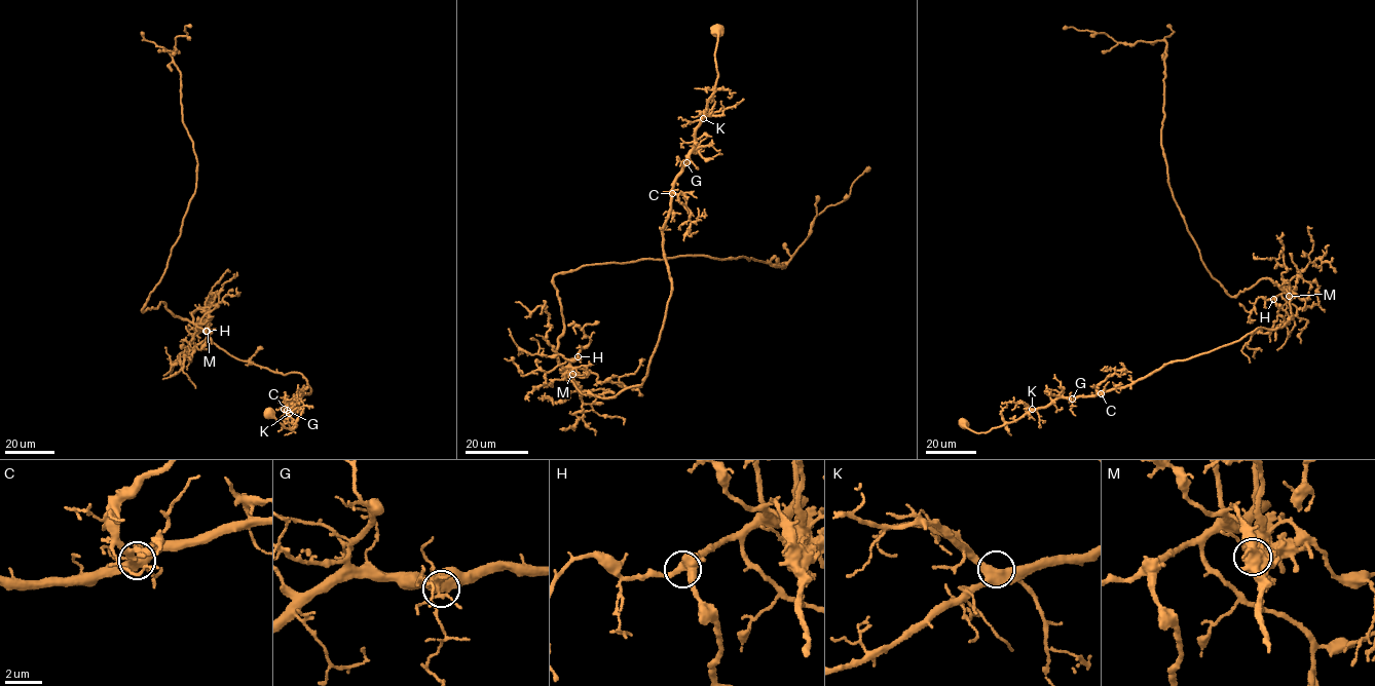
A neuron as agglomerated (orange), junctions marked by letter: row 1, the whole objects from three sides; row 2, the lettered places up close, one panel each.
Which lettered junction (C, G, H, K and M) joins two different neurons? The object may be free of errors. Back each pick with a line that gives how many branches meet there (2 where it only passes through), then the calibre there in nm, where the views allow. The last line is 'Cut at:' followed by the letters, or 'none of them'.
M: Branches: 5. Thickness 650 nm
Cut at: M

